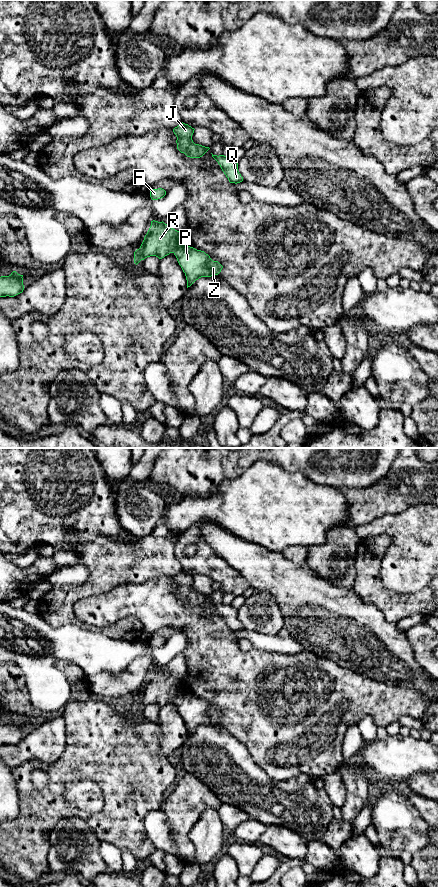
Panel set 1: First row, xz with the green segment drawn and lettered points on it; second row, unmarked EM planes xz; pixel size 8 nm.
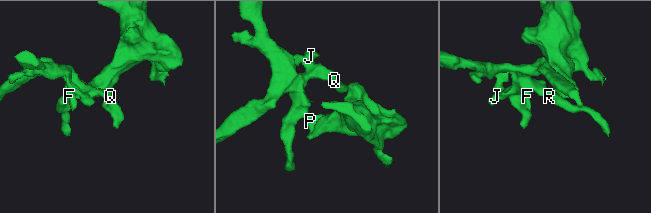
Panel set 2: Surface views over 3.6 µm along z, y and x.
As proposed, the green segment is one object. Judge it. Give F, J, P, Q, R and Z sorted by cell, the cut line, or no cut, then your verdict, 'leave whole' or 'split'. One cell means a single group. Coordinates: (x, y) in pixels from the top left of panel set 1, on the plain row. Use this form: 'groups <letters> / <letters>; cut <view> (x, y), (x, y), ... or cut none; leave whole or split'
groups F J Q R / P Z; cut xz (183, 692), (173, 700); split

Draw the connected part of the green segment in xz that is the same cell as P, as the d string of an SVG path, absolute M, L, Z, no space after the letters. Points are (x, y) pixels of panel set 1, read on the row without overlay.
M186 692L177 696L174 703L185 721L187 736L201 725L218 723L223 716L218 709L213 709L204 699L197 698Z

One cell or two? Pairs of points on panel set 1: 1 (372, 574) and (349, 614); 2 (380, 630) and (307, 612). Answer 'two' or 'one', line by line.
1: two
2: one

